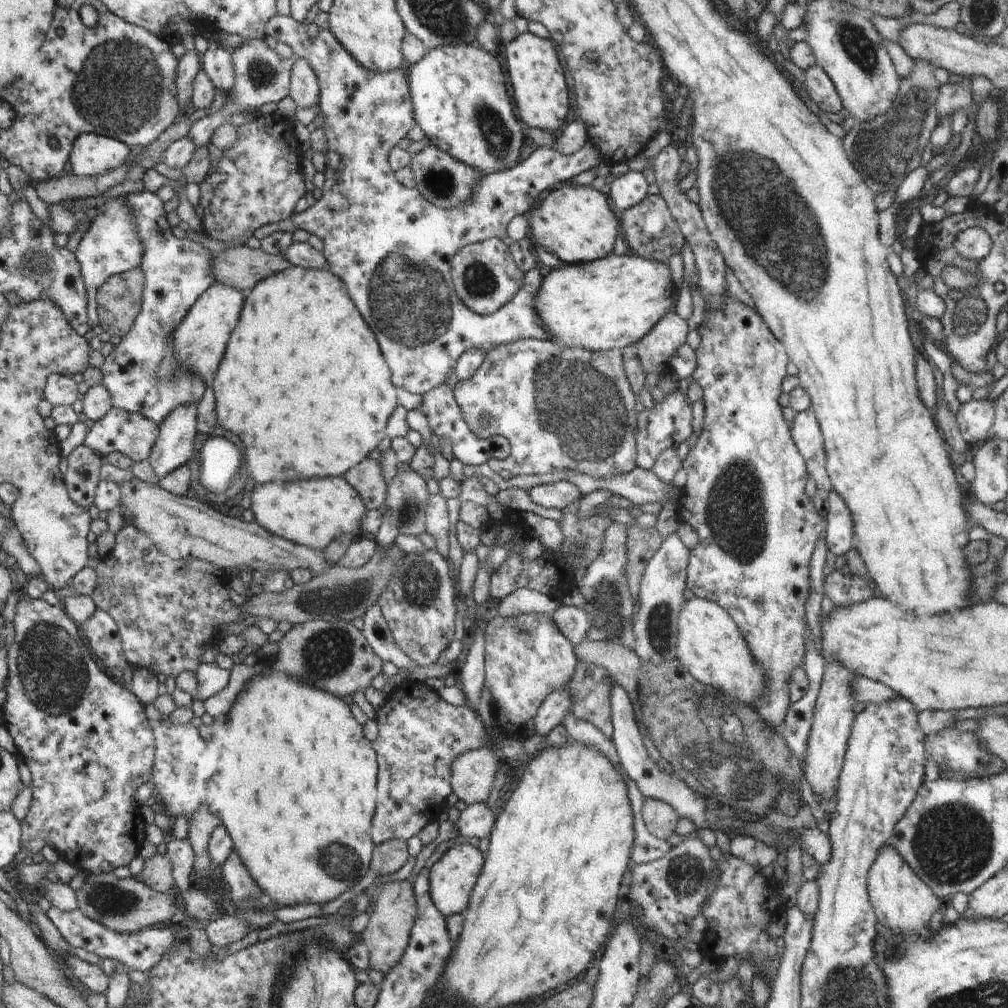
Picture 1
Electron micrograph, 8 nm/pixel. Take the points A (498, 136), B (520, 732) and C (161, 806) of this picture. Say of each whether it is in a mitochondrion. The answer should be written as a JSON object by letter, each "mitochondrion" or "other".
{"A":"mitochondrion","B":"other","C":"other"}

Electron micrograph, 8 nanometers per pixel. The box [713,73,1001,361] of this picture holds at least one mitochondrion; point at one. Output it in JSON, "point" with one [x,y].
{"point":[886,151]}

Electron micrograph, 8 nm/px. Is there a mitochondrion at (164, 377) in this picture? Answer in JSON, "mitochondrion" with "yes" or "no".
{"mitochondrion":"yes"}

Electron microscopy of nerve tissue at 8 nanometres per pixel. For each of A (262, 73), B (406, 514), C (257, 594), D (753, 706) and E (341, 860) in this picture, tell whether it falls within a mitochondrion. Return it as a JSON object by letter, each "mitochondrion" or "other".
{"A":"mitochondrion","B":"mitochondrion","C":"other","D":"other","E":"mitochondrion"}

